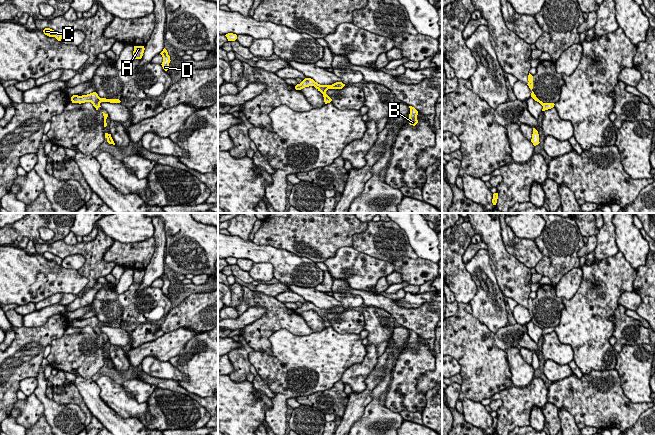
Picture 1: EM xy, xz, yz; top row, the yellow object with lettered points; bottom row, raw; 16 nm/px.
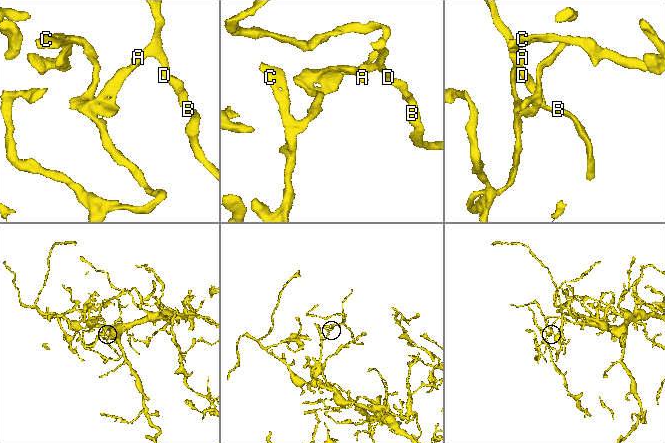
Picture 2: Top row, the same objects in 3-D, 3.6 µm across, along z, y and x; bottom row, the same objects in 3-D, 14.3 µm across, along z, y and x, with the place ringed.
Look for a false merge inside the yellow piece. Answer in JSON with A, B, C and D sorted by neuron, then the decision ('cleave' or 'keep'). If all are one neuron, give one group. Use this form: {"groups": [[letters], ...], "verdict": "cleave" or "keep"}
{"groups": [["A", "B", "C", "D"]], "verdict": "keep"}

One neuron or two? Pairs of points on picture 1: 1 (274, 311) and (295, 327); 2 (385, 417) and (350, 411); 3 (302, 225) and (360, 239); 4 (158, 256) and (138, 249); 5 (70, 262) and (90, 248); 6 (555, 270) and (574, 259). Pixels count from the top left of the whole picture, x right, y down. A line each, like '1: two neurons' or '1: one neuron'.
1: one neuron
2: two neurons
3: two neurons
4: two neurons
5: two neurons
6: one neuron

